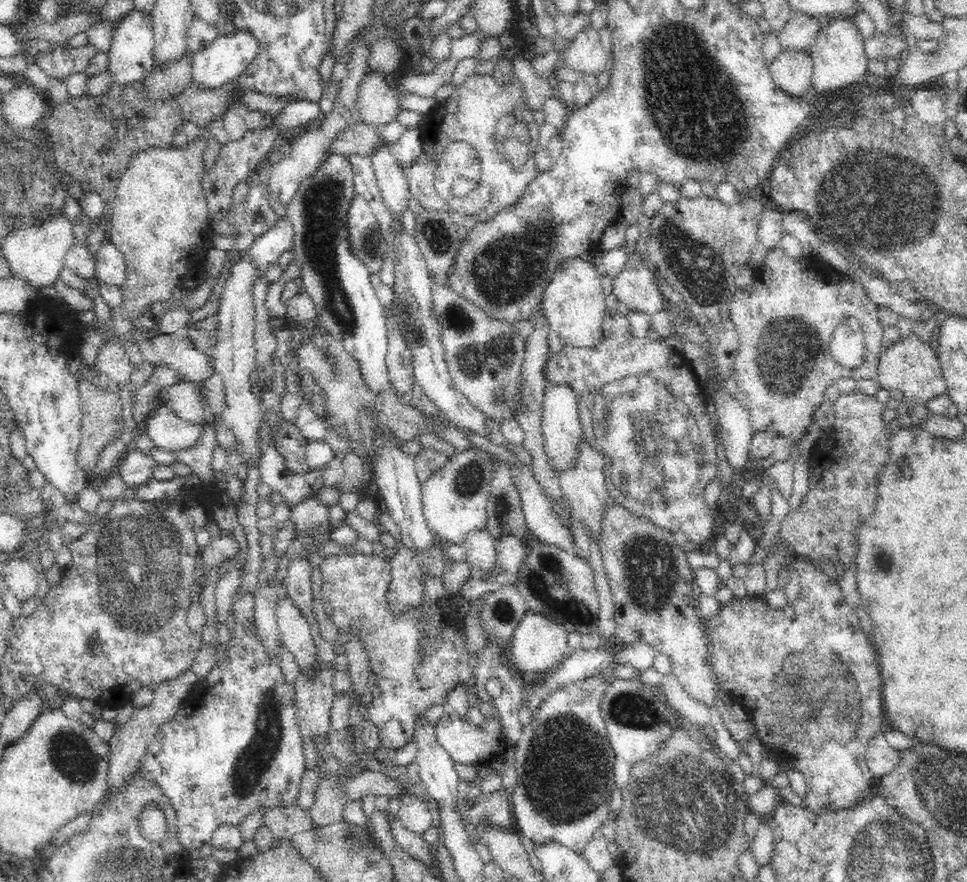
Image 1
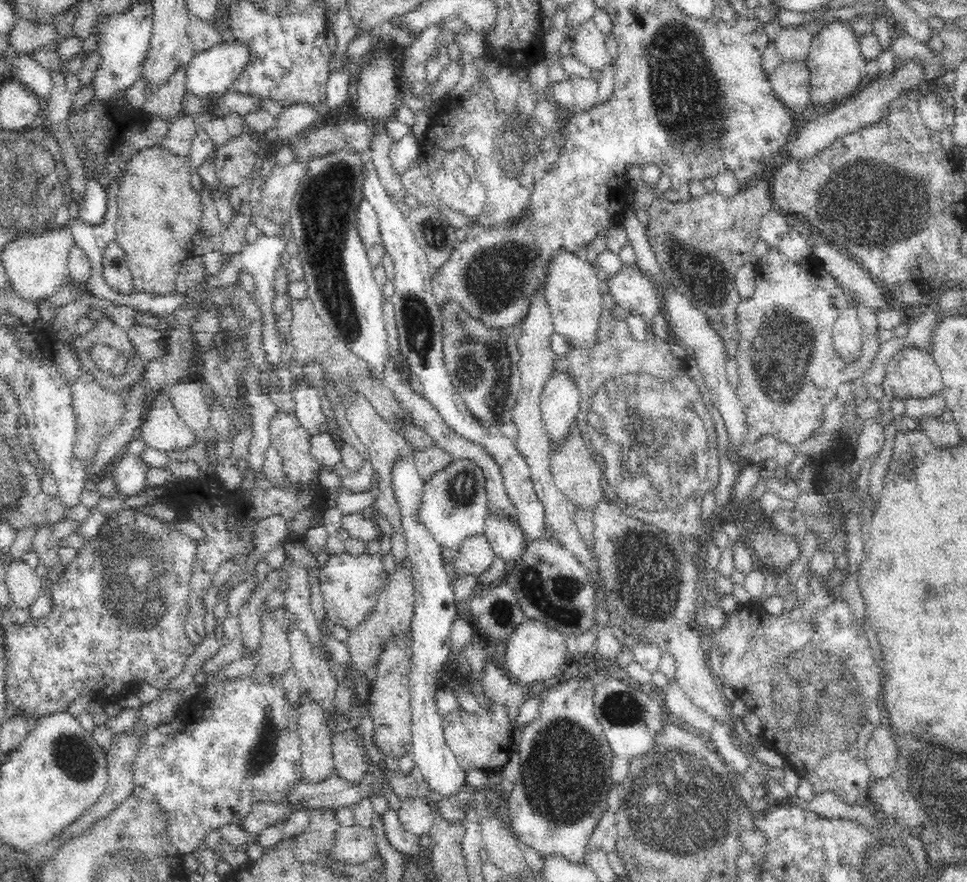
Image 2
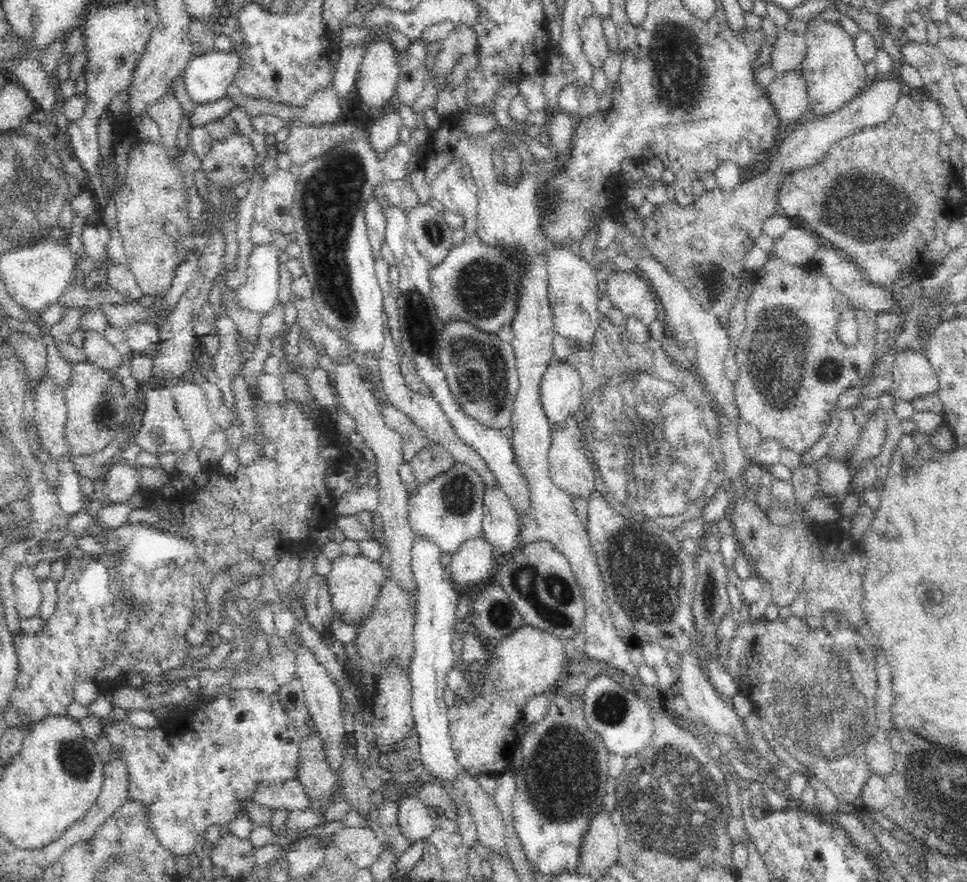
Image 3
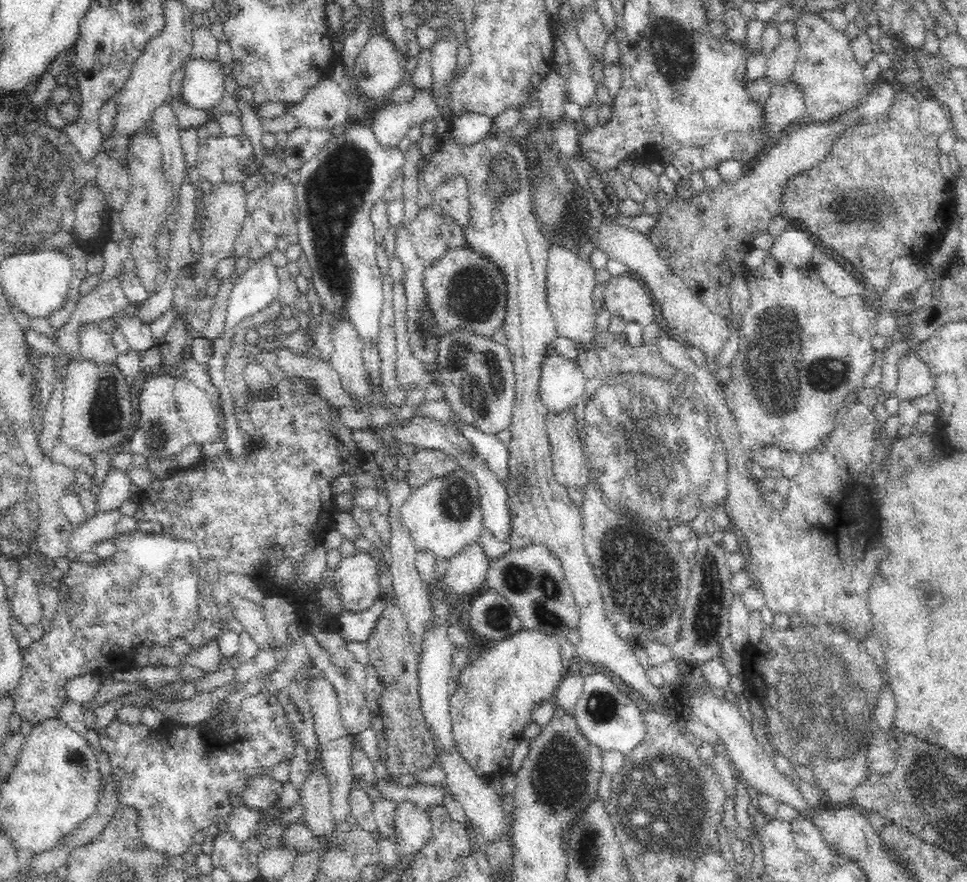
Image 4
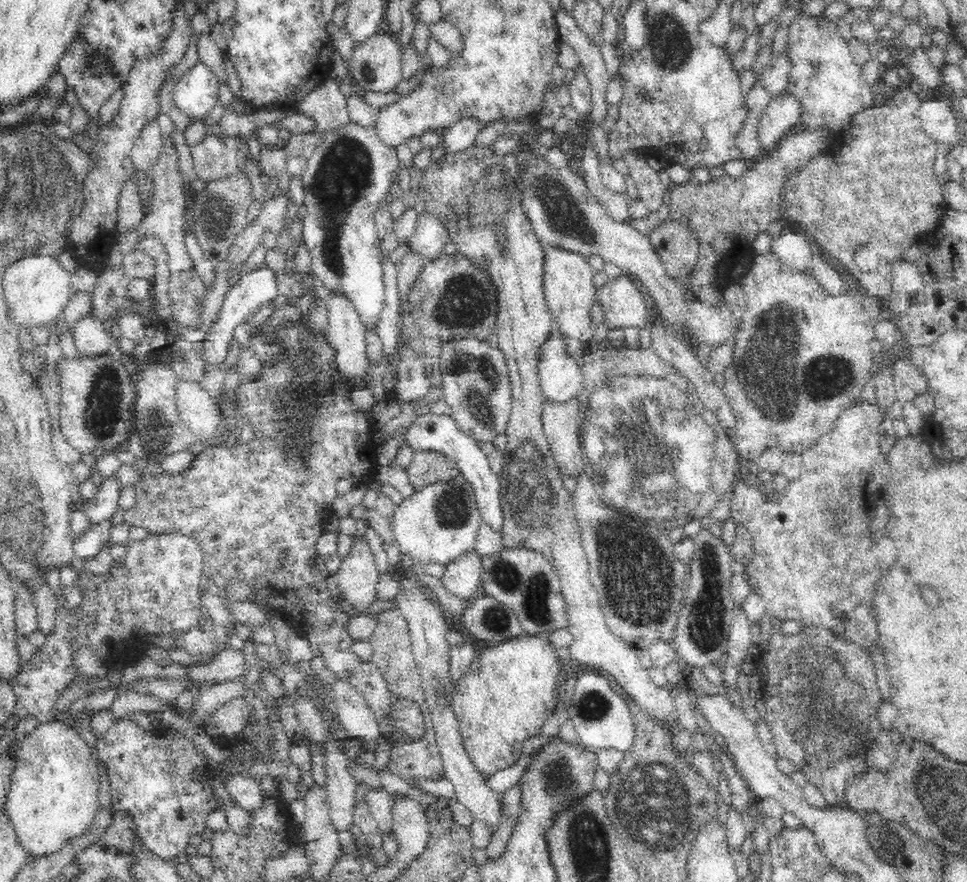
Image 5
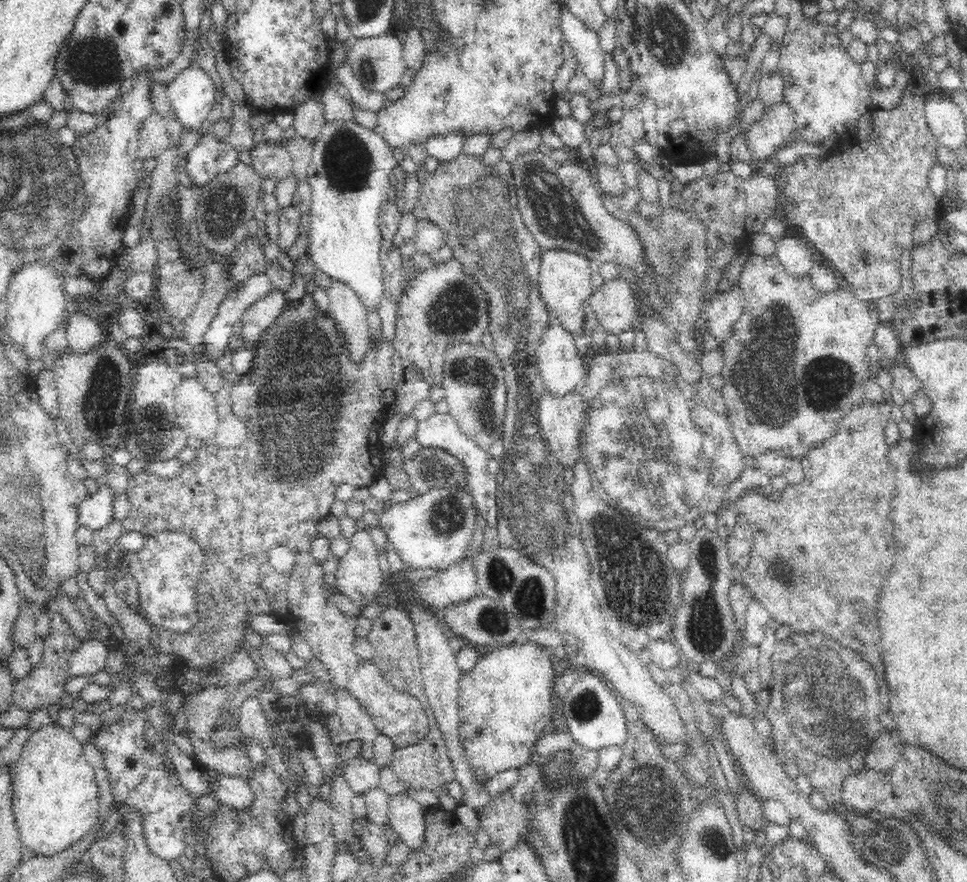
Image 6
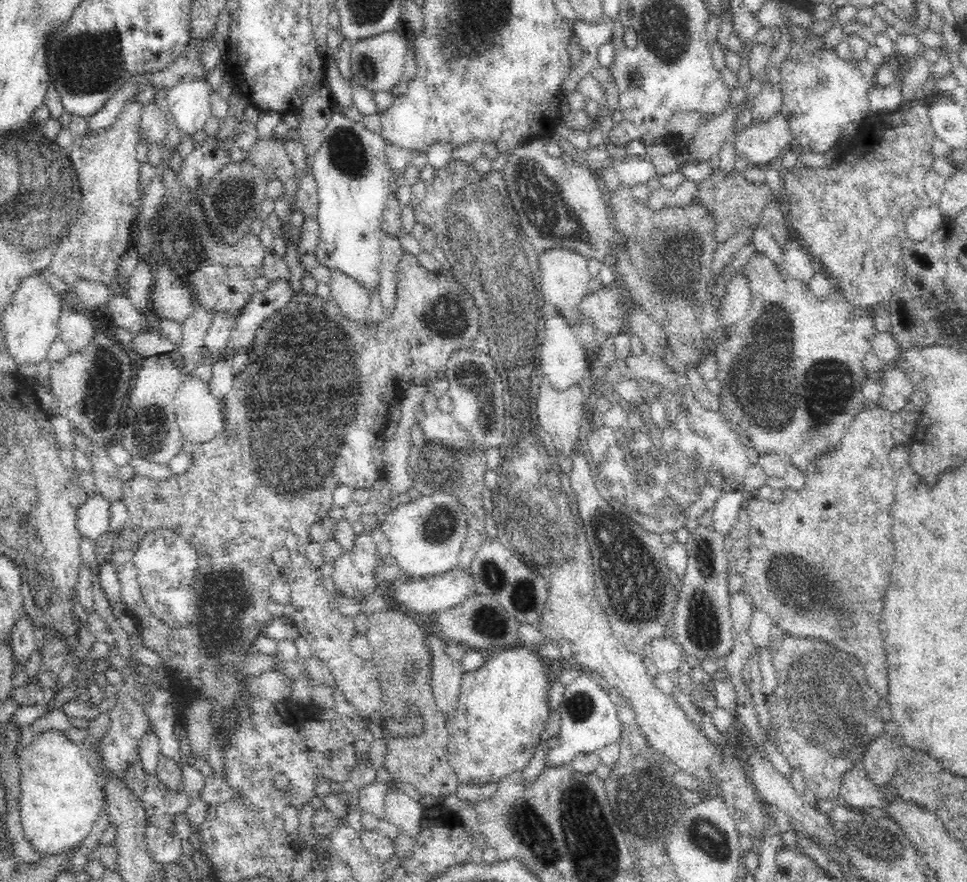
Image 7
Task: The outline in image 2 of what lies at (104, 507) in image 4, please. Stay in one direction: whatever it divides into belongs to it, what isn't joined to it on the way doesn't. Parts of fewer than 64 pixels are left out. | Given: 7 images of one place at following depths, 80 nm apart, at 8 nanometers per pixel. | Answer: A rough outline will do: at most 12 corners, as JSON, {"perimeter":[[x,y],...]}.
{"perimeter":[[125,452],[106,475],[116,495],[127,499],[145,488],[147,468]]}

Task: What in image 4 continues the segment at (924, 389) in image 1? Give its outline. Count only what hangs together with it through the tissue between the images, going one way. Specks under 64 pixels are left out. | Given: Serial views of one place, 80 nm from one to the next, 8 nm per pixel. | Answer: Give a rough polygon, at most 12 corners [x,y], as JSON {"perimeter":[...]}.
{"perimeter":[[914,350],[897,362],[894,397],[912,401],[934,390],[934,377]]}

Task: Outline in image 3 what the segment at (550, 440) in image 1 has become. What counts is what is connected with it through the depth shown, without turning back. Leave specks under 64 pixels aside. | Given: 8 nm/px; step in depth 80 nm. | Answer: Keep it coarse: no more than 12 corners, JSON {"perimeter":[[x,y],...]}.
{"perimeter":[[553,356],[541,381],[544,412],[562,424],[581,403],[582,375]]}

